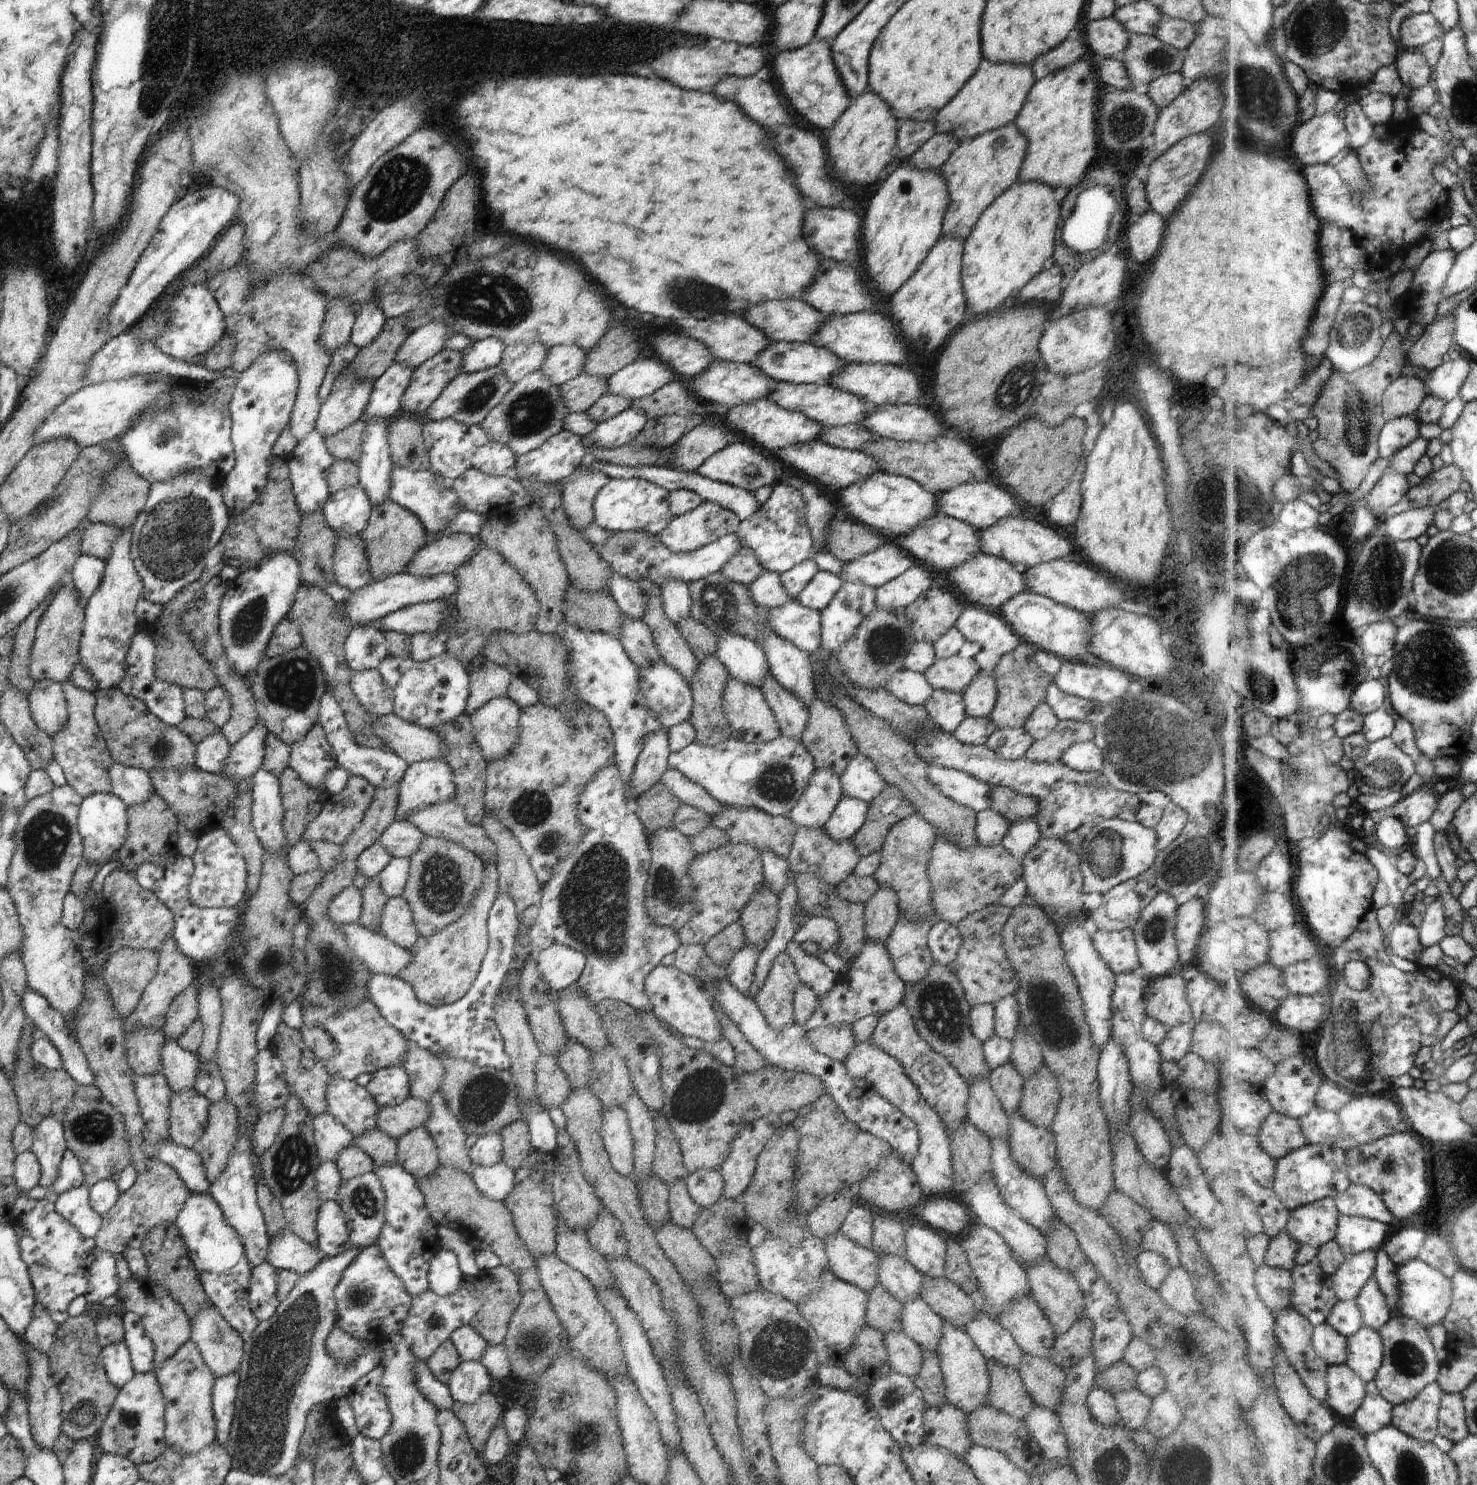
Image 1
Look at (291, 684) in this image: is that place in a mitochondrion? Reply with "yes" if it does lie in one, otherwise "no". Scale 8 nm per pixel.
yes

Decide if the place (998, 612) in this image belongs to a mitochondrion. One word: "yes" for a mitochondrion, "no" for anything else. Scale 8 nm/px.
no

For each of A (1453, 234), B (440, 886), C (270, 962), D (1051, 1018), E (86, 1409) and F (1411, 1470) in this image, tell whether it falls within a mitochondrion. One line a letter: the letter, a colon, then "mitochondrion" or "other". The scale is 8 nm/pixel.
A: other
B: mitochondrion
C: mitochondrion
D: mitochondrion
E: mitochondrion
F: mitochondrion

